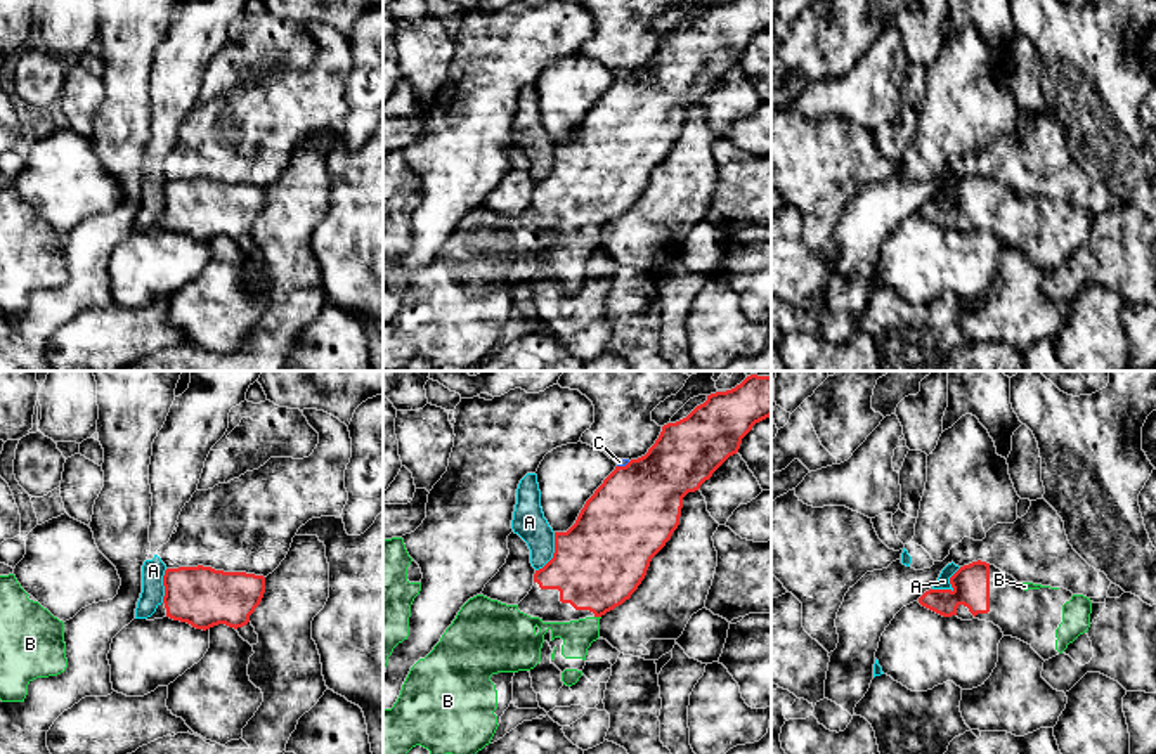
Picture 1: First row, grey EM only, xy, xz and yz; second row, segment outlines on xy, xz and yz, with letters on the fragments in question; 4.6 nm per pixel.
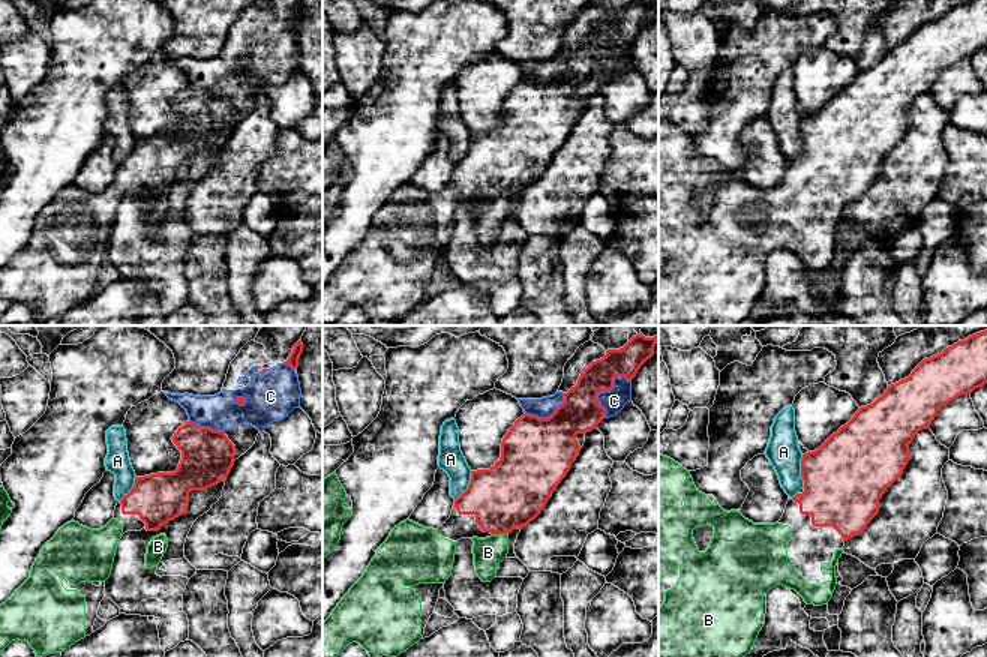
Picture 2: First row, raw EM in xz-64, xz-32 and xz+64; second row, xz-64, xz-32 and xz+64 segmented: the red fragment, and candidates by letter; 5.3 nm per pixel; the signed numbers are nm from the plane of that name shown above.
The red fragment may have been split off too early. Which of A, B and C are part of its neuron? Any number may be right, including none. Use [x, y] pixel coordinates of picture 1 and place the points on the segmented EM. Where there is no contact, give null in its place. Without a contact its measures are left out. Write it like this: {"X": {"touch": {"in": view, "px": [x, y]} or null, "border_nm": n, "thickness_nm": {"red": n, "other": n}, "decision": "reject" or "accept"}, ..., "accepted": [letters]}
{"A": {"touch": {"in": "yz", "px": [952, 586]}, "border_nm": 170, "thickness_nm": {"red": 180, "other": 60}, "decision": "reject"}, "B": {"touch": {"in": "xz", "px": [598, 616]}, "border_nm": 30, "thickness_nm": {"red": 420, "other": 140}, "decision": "accept"}, "C": {"touch": {"in": "xz", "px": [623, 467]}, "border_nm": 70, "thickness_nm": {"red": 400, "other": 30}, "decision": "reject"}, "accepted": ["B"]}

